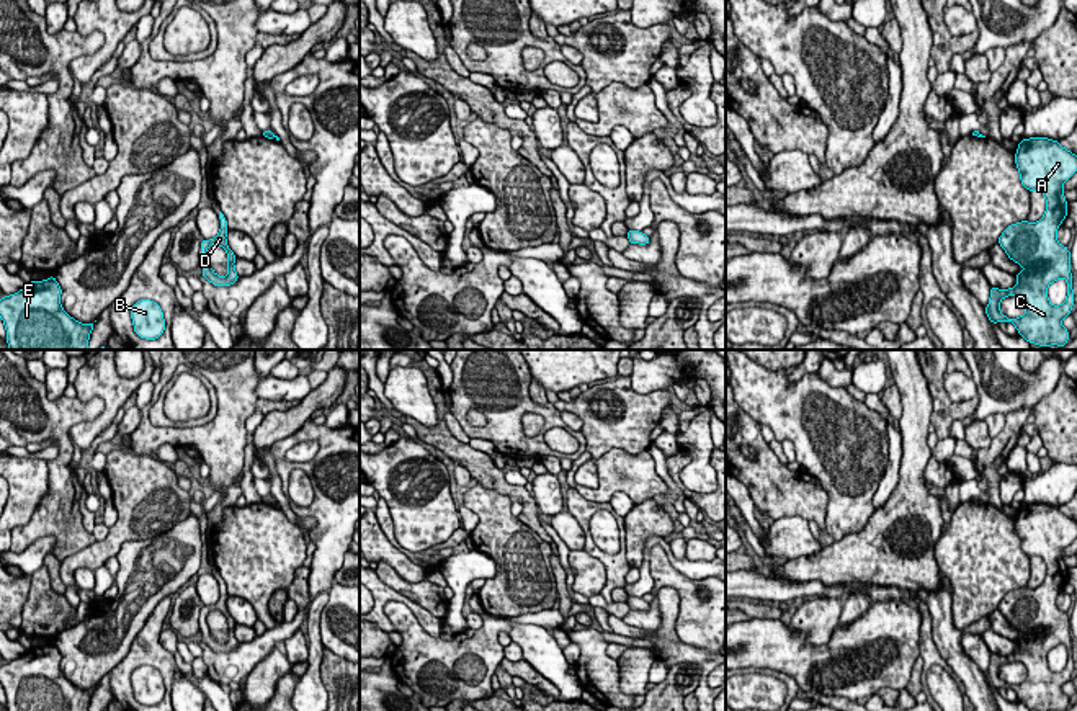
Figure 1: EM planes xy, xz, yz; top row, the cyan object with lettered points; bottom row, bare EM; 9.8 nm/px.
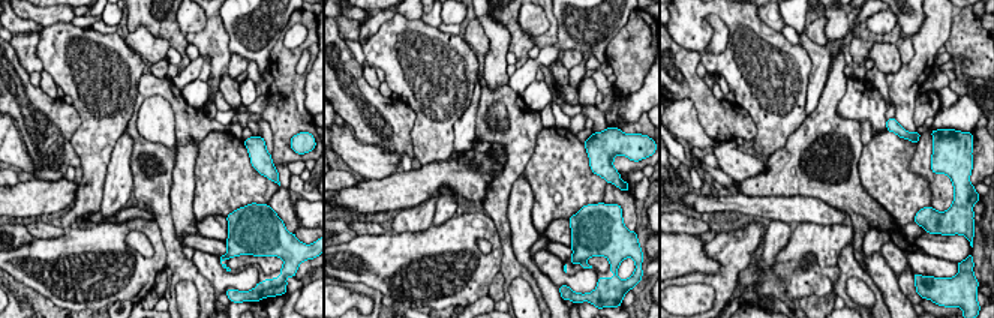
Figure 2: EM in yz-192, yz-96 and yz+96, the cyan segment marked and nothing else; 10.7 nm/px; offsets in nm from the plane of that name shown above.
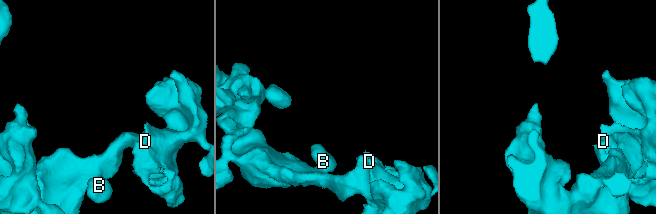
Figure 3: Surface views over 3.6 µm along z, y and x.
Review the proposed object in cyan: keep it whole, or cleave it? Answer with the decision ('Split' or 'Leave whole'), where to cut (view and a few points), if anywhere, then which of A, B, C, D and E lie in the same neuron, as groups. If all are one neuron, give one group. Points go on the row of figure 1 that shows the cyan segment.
Leave whole. No split. Groups: A B C D E

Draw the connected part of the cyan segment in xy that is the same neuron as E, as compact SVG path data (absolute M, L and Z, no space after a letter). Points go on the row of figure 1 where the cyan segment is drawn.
M51 275L3 296L0 317L10 350L88 350L95 322L80 324L60 306L62 289Z

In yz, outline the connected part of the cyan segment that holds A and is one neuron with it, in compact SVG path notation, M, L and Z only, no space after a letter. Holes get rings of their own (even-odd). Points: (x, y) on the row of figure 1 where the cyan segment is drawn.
M1048 137L1021 139L1013 157L1021 185L1038 190L1046 198L1046 212L1038 222L1021 221L1008 226L999 237L999 245L1010 260L1025 270L1017 273L1018 283L1010 289L990 288L985 314L992 324L1012 322L1018 335L1043 348L1069 342L1069 330L1061 320L1070 315L1074 306L1070 252L1056 239L1061 222L1067 217L1064 183L1077 172L1077 155ZM1056 279L1067 281L1067 297L1061 306L1048 299L1048 286ZM1021 296L1026 311L1008 319L999 309L1003 297Z

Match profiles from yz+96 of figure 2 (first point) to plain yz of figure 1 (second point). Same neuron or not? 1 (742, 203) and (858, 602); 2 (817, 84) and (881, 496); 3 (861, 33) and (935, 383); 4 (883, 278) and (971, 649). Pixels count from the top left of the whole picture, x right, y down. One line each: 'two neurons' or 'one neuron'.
1: two neurons
2: one neuron
3: one neuron
4: two neurons

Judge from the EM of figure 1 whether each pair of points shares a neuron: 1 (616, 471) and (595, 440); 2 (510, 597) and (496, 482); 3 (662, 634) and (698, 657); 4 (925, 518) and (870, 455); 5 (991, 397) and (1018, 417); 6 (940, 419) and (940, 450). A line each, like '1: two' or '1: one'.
1: two
2: two
3: one
4: two
5: two
6: two

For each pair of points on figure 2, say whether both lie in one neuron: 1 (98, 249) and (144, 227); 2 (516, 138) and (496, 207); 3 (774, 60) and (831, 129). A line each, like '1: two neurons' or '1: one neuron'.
1: one neuron
2: one neuron
3: two neurons

